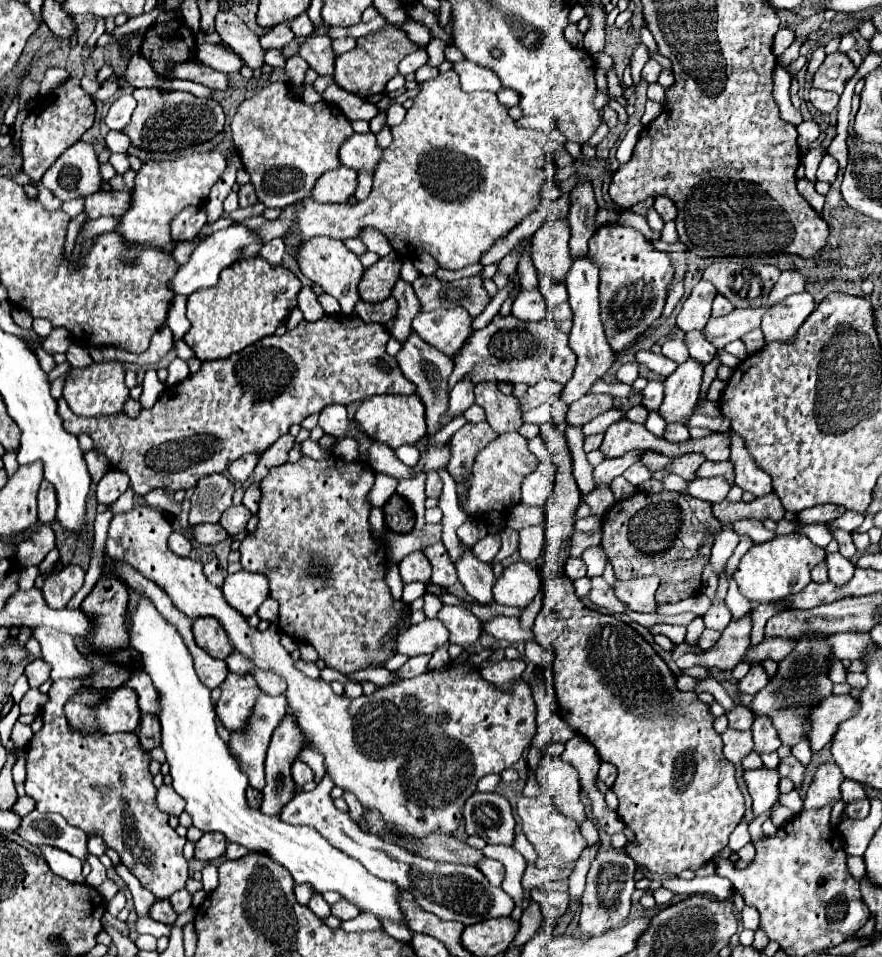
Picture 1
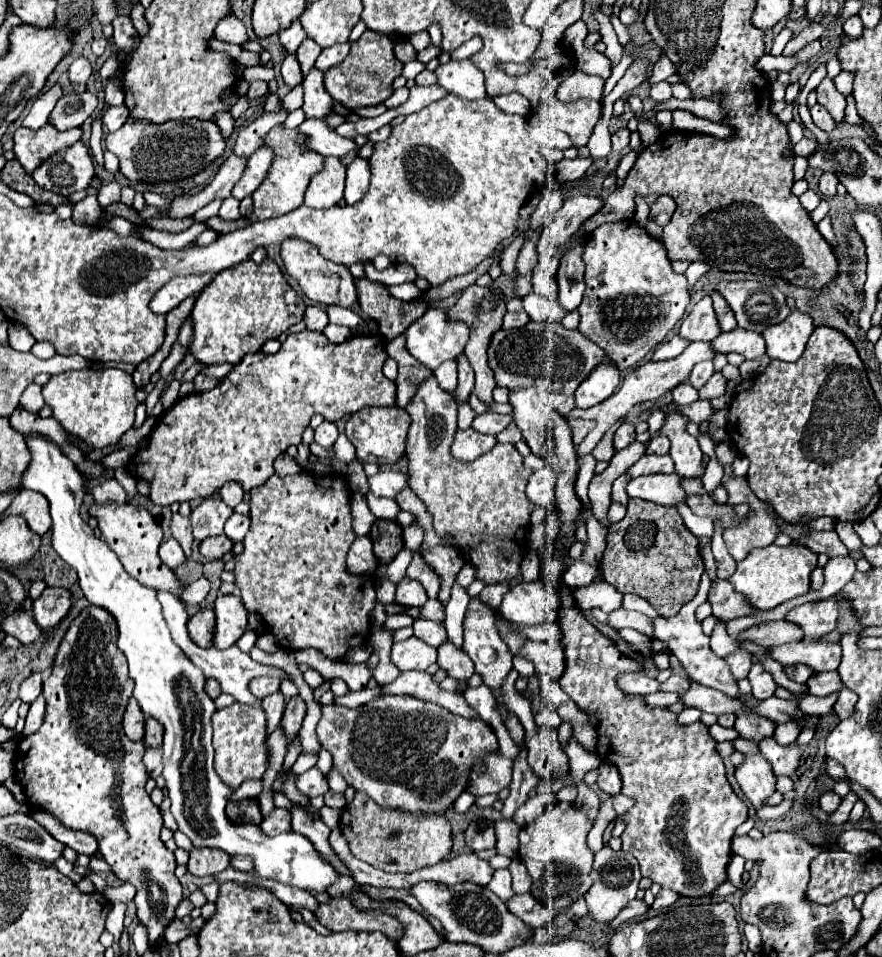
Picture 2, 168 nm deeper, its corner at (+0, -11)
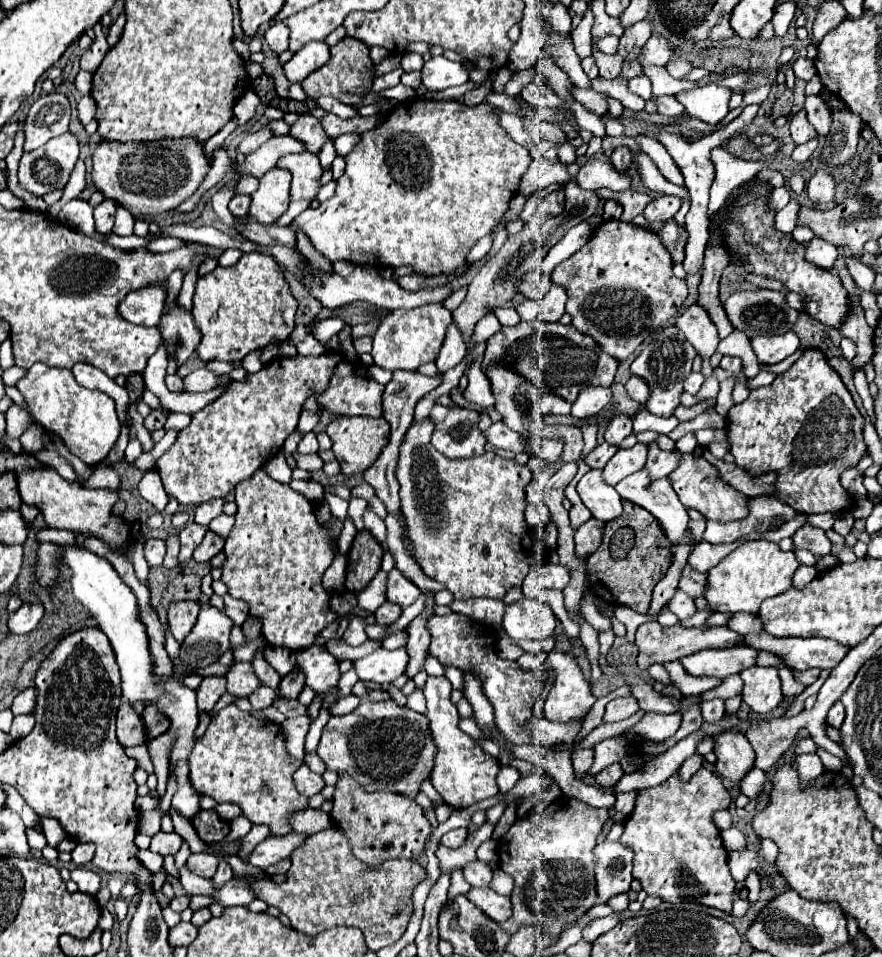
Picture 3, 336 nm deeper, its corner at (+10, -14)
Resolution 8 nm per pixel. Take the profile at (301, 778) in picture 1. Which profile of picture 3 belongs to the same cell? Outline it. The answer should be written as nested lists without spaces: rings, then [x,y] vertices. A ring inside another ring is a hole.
[[[301,764],[301,768],[293,774],[293,780],[295,780],[297,792],[299,794],[305,794],[307,798],[319,794],[323,790],[323,786],[325,786],[323,778],[319,774],[313,774],[307,764]]]

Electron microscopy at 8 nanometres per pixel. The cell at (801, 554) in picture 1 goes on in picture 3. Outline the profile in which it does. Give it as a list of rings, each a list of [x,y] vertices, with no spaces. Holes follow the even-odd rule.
[[[747,540],[707,572],[709,590],[705,592],[705,600],[717,612],[757,614],[763,600],[783,594],[793,586],[793,574],[799,566],[793,550],[783,552],[777,544],[767,540]]]

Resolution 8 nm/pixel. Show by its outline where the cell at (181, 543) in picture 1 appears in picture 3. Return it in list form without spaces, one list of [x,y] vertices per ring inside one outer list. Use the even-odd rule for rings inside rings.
[[[151,538],[145,542],[145,560],[149,562],[151,568],[155,566],[163,566],[163,558],[165,558],[165,542]]]

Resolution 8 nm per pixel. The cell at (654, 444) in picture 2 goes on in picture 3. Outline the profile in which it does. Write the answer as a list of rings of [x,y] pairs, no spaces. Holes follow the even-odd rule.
[[[635,444],[629,450],[619,450],[611,462],[603,468],[603,480],[607,484],[617,484],[621,482],[625,476],[641,470],[645,466],[649,454],[649,446],[647,444]]]

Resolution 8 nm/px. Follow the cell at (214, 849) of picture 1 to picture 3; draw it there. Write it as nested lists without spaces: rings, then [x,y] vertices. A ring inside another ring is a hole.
[[[191,854],[187,860],[187,868],[203,878],[213,878],[219,860],[213,854]]]

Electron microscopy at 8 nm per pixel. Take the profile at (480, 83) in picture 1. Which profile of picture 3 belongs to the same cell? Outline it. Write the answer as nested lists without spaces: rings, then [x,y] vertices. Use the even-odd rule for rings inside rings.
[[[433,56],[431,60],[427,60],[423,64],[421,74],[423,74],[423,86],[433,92],[469,82],[469,72],[465,70],[465,66],[459,62],[451,62],[445,56]]]

